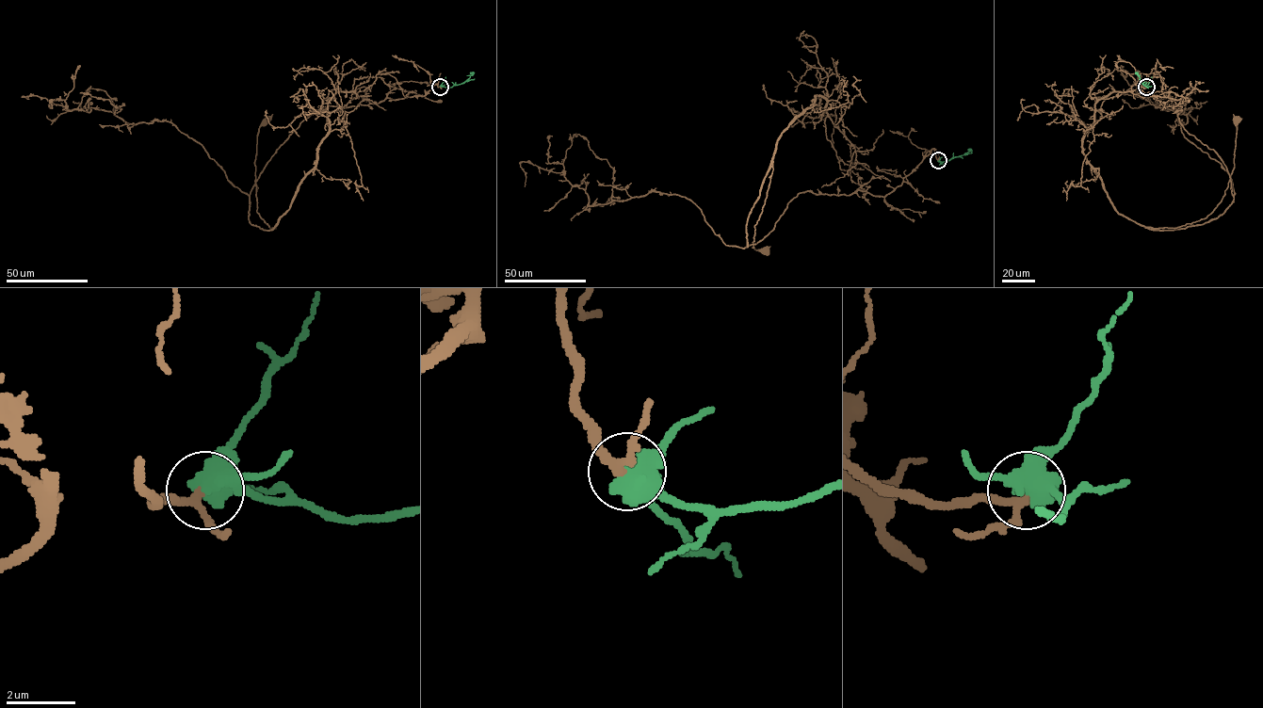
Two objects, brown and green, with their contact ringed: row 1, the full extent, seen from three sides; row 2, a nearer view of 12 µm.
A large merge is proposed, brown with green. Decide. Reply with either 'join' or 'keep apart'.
join

